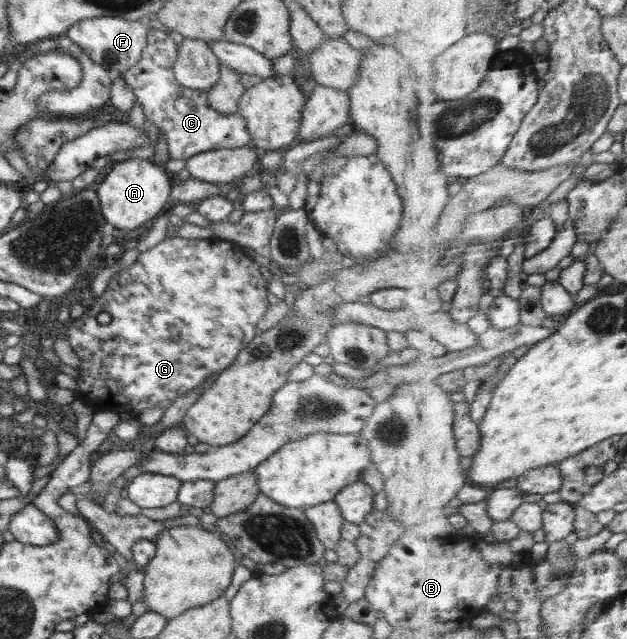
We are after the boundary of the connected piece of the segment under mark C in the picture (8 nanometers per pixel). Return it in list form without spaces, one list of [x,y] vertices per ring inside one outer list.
[[[150,28],[147,32],[146,48],[140,61],[120,76],[134,92],[144,112],[144,119],[150,120],[162,130],[168,144],[169,157],[187,160],[204,151],[234,149],[250,143],[245,119],[239,112],[228,115],[218,113],[209,105],[206,91],[188,89],[176,81],[173,65],[177,57],[177,45],[173,39],[155,28]]]

